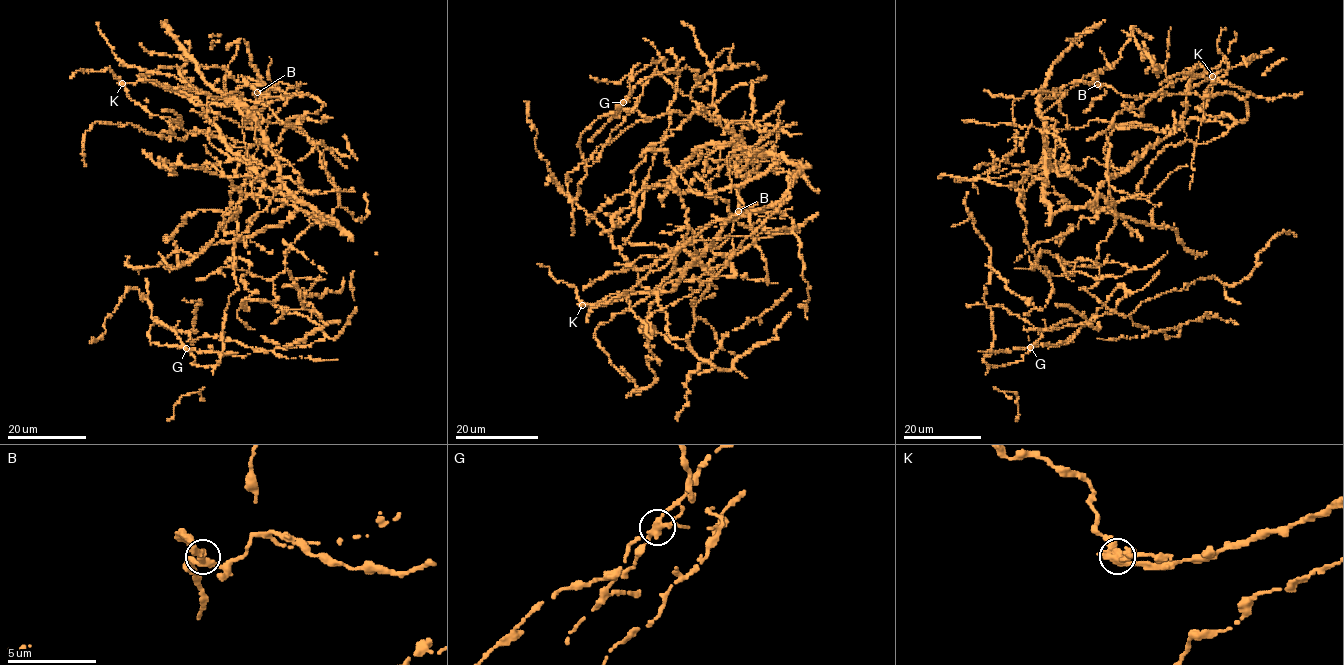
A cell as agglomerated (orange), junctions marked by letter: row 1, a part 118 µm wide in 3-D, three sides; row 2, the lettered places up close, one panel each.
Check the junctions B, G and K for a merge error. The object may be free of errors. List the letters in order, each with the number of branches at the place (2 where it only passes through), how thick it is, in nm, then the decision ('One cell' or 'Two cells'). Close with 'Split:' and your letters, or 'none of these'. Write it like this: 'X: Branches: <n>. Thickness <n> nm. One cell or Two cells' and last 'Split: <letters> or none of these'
B: Branches: 3. Thickness 320 nm. One cell
G: Branches: 3. Thickness 340 nm. Two cells
K: Branches: 3. Thickness 380 nm. One cell
Split: G

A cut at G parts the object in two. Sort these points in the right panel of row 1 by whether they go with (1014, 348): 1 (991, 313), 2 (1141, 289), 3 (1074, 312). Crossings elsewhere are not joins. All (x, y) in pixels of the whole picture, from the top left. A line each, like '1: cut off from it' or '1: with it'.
1: cut off from it
2: with it
3: cut off from it

